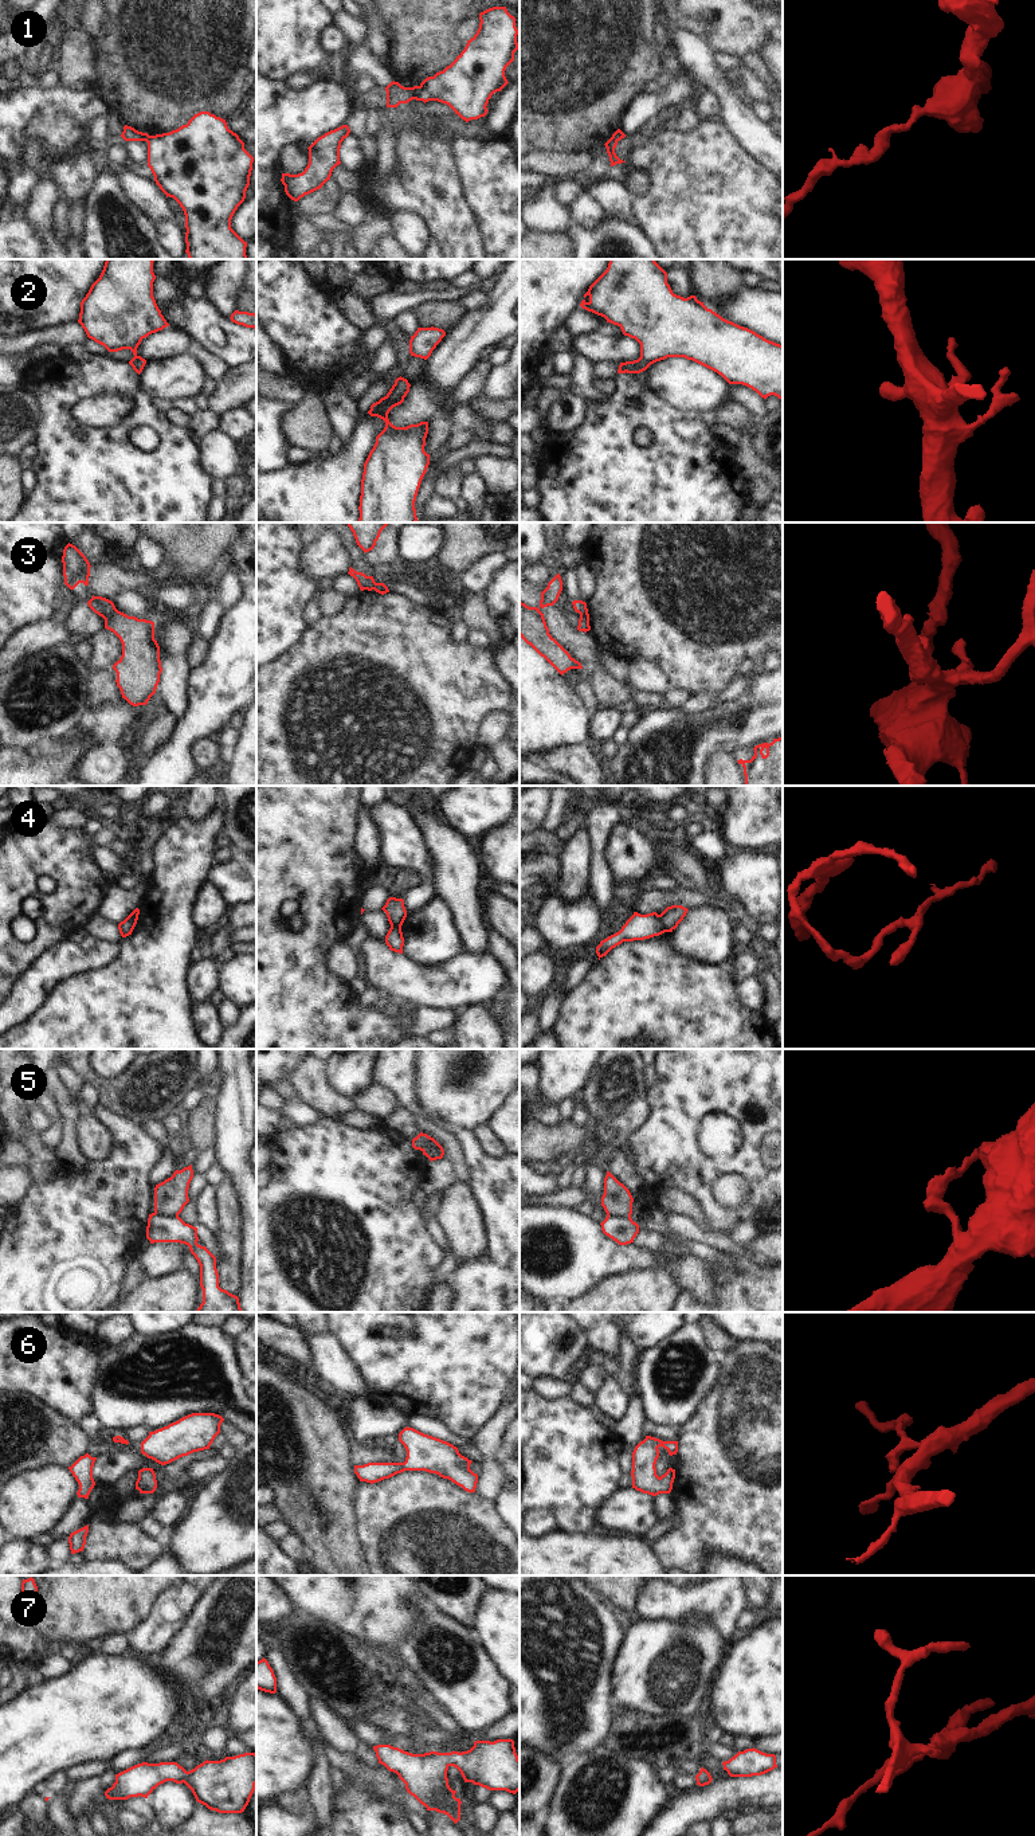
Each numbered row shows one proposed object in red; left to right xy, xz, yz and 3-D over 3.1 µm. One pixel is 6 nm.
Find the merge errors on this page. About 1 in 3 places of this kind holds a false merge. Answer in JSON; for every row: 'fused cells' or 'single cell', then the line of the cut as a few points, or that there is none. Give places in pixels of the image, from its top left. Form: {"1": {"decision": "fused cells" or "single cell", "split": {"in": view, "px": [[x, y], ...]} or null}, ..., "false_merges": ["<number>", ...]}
{"1": {"decision": "fused cells", "split": {"in": "xz", "px": [[408, 87], [414, 98]]}}, "2": {"decision": "single cell", "split": null}, "3": {"decision": "fused cells", "split": {"in": "xy", "px": [[116, 609], [105, 619]]}}, "4": {"decision": "fused cells", "split": {"in": "yz", "px": [[658, 915], [666, 931]]}}, "5": {"decision": "fused cells", "split": {"in": "xy", "px": [[155, 1212], [177, 1216]]}}, "6": {"decision": "single cell", "split": null}, "7": {"decision": "single cell", "split": null}, "false_merges": ["1", "3", "4", "5"]}

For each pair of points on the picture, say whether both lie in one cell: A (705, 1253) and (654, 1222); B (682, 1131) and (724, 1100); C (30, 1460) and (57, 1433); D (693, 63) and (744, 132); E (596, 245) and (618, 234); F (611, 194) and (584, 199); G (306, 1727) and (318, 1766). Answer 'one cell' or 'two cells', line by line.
A: one cell
B: one cell
C: one cell
D: one cell
E: one cell
F: two cells
G: two cells

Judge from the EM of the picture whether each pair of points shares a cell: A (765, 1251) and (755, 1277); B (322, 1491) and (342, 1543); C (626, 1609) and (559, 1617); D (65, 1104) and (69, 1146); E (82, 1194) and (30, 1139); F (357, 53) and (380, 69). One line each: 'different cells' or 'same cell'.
A: different cells
B: same cell
C: different cells
D: same cell
E: different cells
F: same cell

